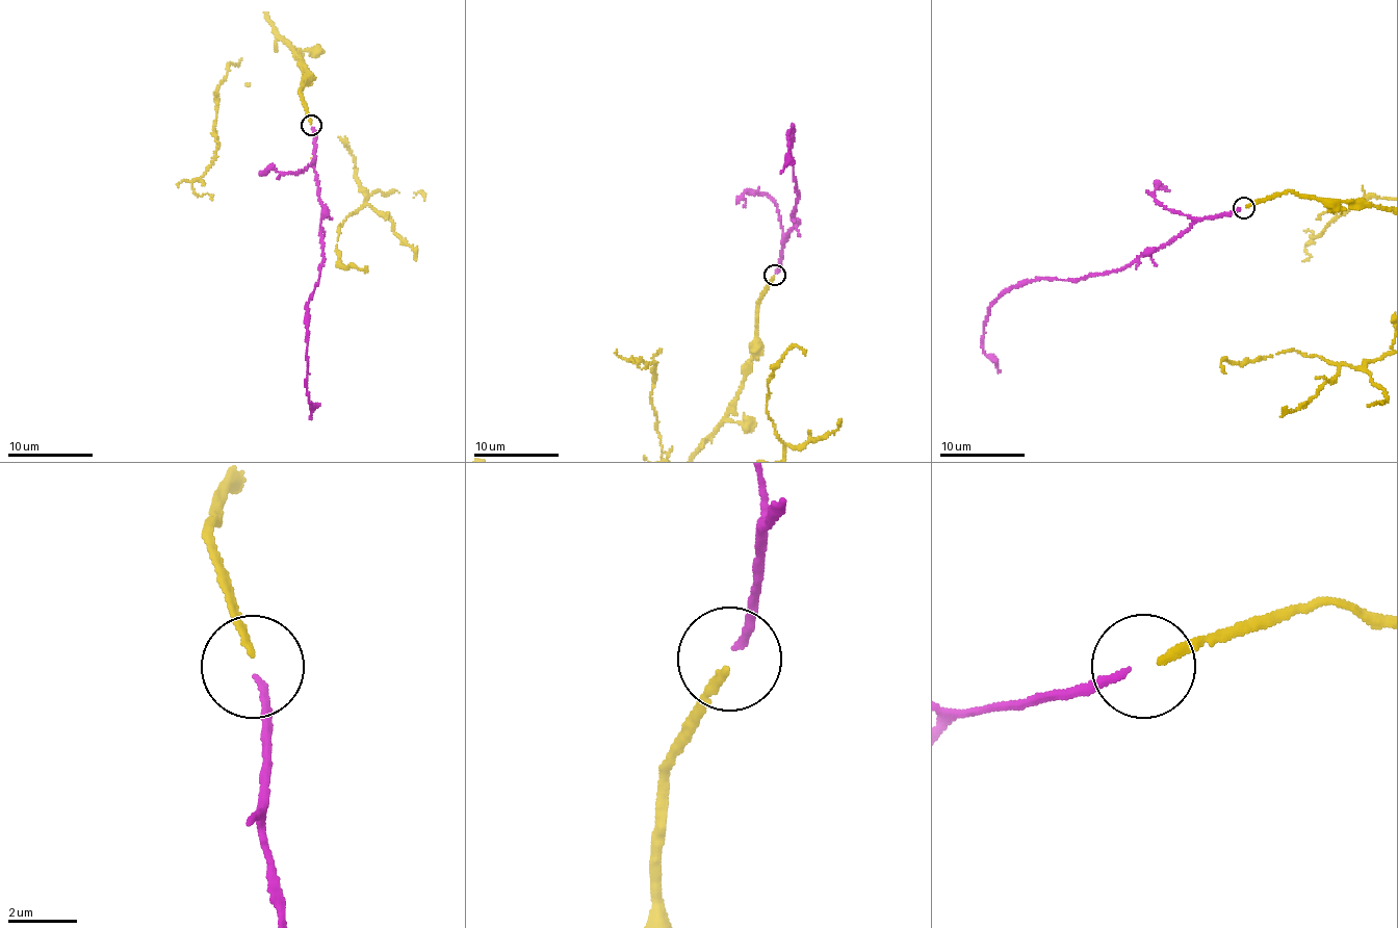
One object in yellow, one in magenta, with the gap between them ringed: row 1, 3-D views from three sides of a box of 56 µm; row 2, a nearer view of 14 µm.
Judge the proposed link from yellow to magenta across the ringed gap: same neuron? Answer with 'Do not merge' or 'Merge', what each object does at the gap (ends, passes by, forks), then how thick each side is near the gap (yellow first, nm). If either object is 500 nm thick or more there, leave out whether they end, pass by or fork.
Merge. At the ring yellow ends. At the ring magenta ends. Thickness 180 nm (yellow) against 170 nm

